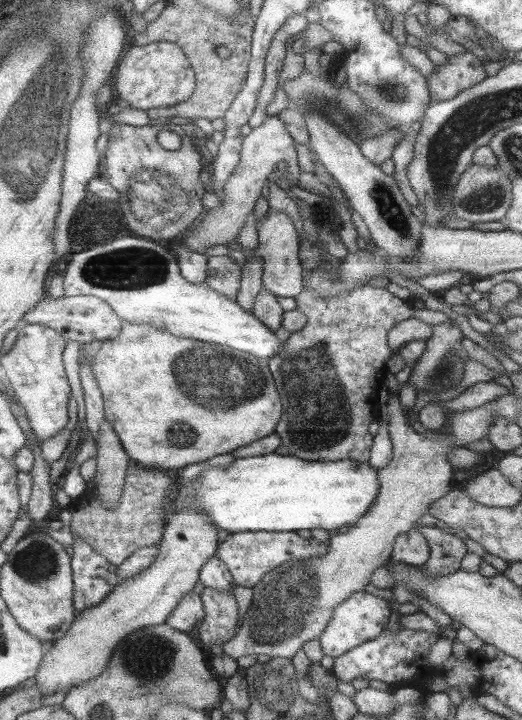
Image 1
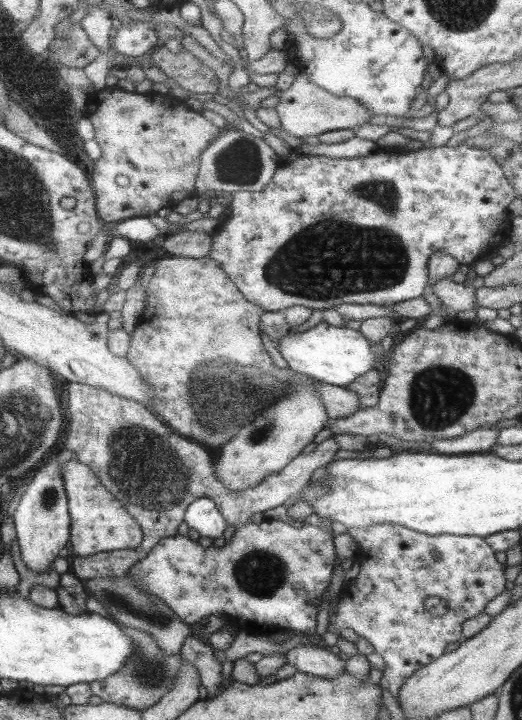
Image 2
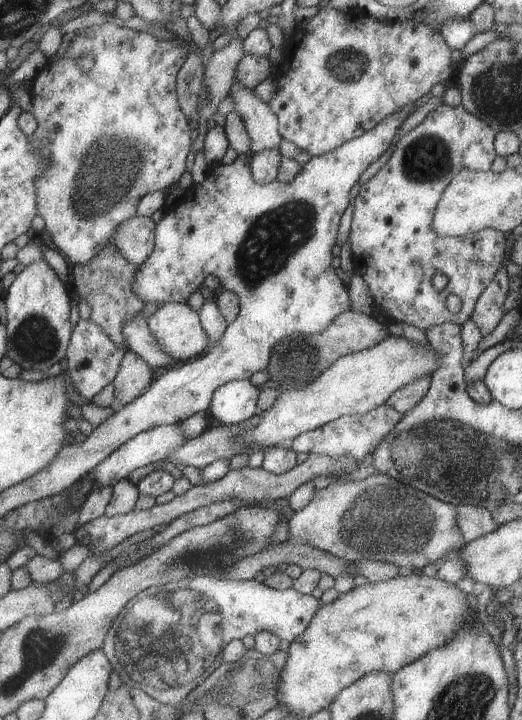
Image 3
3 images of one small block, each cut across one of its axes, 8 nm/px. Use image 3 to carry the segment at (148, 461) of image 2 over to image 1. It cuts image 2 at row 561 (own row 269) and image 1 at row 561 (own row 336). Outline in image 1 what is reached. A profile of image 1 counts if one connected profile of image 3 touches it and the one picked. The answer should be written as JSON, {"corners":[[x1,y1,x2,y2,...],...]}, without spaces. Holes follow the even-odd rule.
{"corners":[[131,462,126,490,122,496,122,503,116,508,104,508,98,500,96,492,89,492,78,499,74,499,68,507,72,514,70,523,73,534,84,538,95,549,109,560,110,563,121,565,139,549,159,545,169,522,165,522,167,495,175,495,181,488,181,480,169,476,159,469,141,467,137,462]]}

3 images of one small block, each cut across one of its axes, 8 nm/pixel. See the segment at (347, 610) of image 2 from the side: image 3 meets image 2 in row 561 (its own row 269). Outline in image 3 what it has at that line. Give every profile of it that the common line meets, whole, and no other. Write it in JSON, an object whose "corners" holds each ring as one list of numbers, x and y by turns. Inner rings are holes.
{"corners":[[443,102,429,112,423,122,404,135,378,173,359,186,347,238,354,266,364,271,364,279,370,286,375,308,383,312,387,321,404,322,429,330,447,322,462,325,469,319,477,298,493,280,501,264,505,264,506,236,492,228,477,230,461,237,439,236,439,232,433,228,433,220,443,192,455,178,463,170,489,171,494,158,493,129,490,125,467,112,463,105,454,107],[437,273,448,277,447,285,441,290,435,290,433,286,433,275],[451,294,457,295,462,301,462,309,456,314,447,308,447,298]]}

